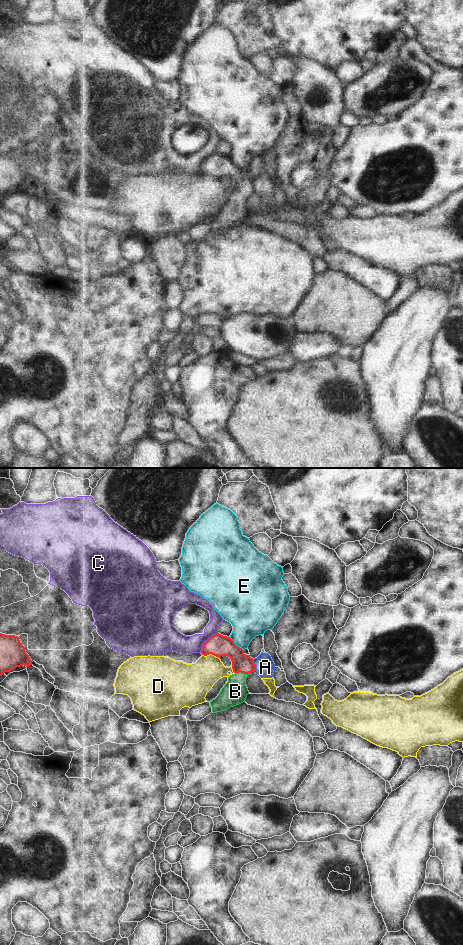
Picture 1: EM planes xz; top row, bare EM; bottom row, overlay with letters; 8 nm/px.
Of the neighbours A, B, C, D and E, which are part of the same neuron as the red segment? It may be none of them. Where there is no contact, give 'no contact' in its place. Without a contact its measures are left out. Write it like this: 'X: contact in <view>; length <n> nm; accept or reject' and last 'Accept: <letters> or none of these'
A: contact in xz; length 100 nm; reject
B: contact in xz; length 110 nm; accept
C: contact in xz; length 220 nm; reject
D: contact in xz; length 150 nm; reject
E: contact in xz; length 160 nm; reject
Accept: B

